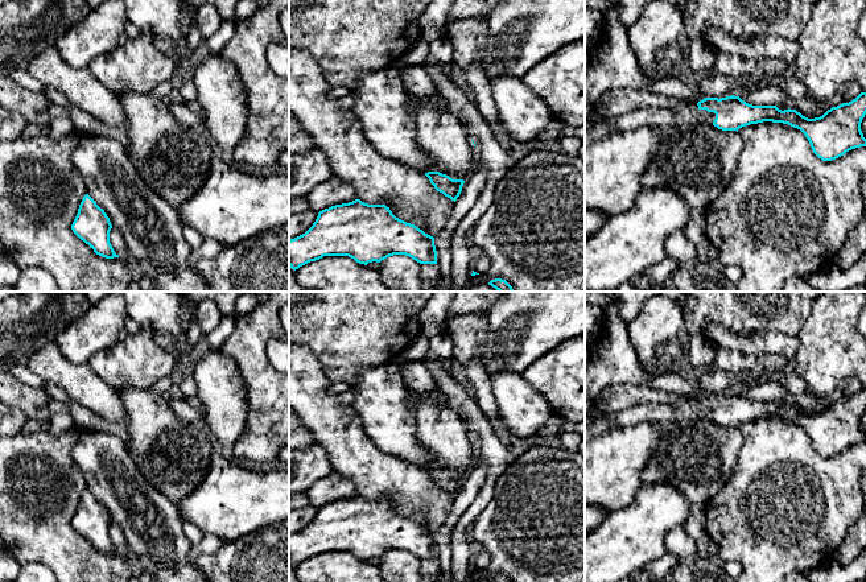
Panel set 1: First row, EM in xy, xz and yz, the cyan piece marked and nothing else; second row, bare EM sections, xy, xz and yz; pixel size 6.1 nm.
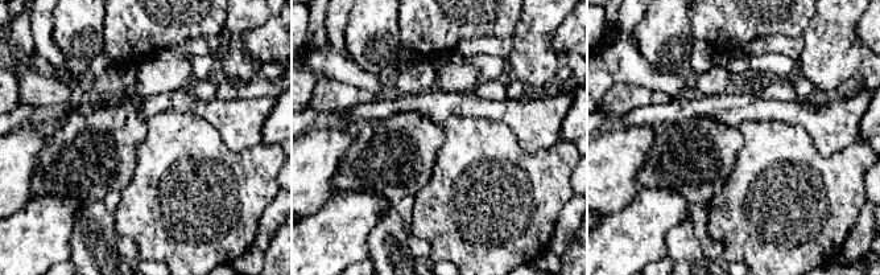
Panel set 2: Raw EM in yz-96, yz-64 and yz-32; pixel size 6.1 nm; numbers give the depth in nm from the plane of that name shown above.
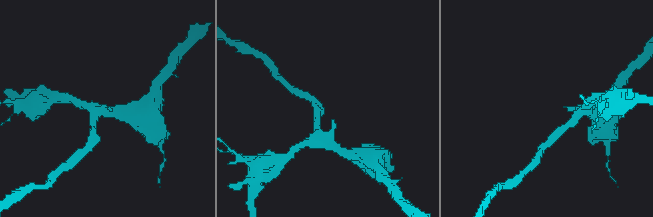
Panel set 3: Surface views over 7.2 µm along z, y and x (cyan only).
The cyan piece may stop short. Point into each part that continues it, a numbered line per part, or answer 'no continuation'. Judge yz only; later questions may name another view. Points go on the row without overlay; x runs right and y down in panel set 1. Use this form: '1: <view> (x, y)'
1: yz (689, 409)

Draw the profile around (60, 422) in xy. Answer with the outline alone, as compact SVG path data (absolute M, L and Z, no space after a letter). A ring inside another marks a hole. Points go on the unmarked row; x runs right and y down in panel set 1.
M55 413L49 418L48 430L53 436L67 432L74 425L74 420L69 413Z

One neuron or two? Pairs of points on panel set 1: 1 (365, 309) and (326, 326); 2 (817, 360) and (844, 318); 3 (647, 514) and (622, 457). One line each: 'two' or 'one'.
1: one
2: one
3: two

